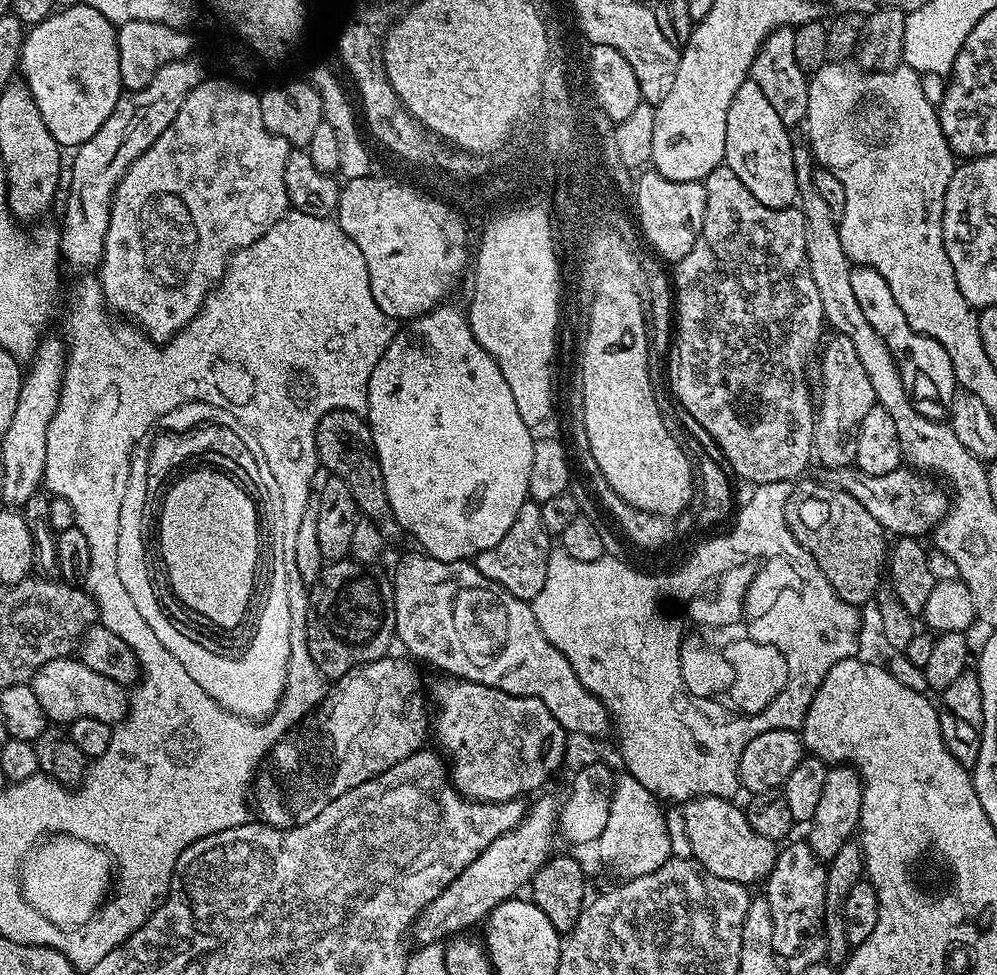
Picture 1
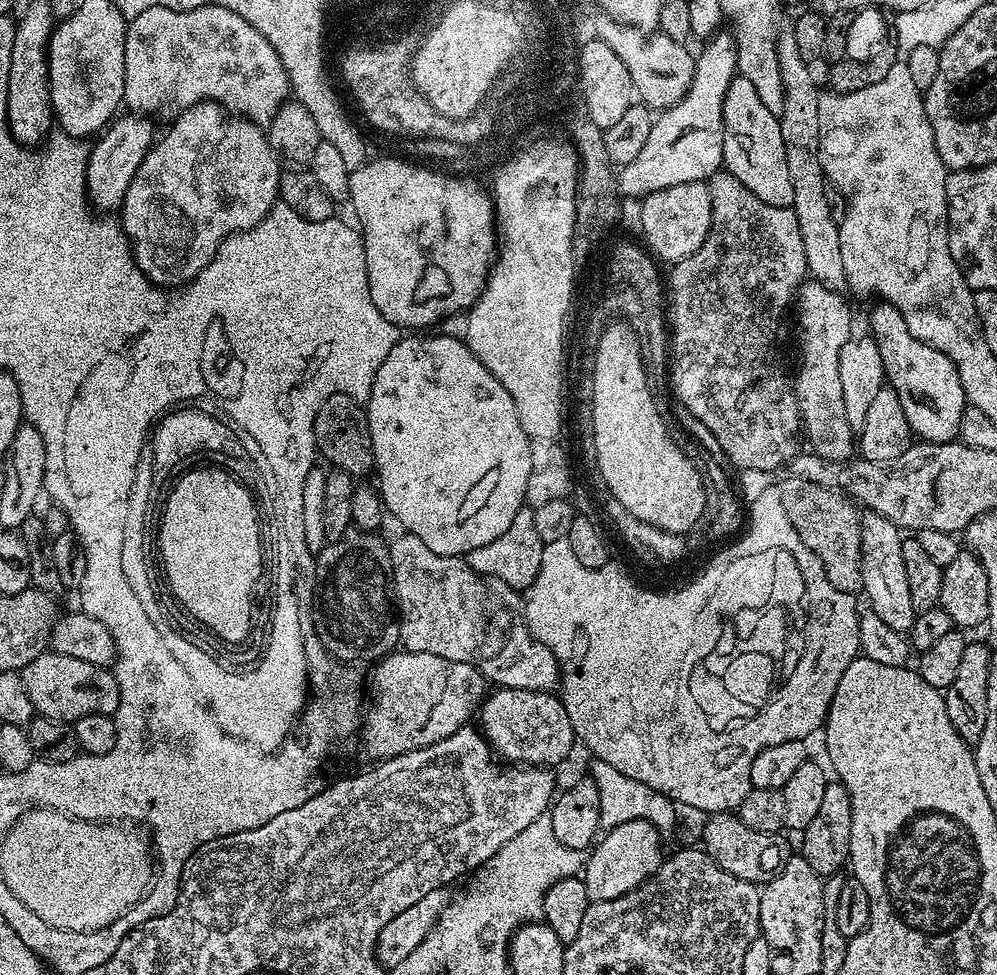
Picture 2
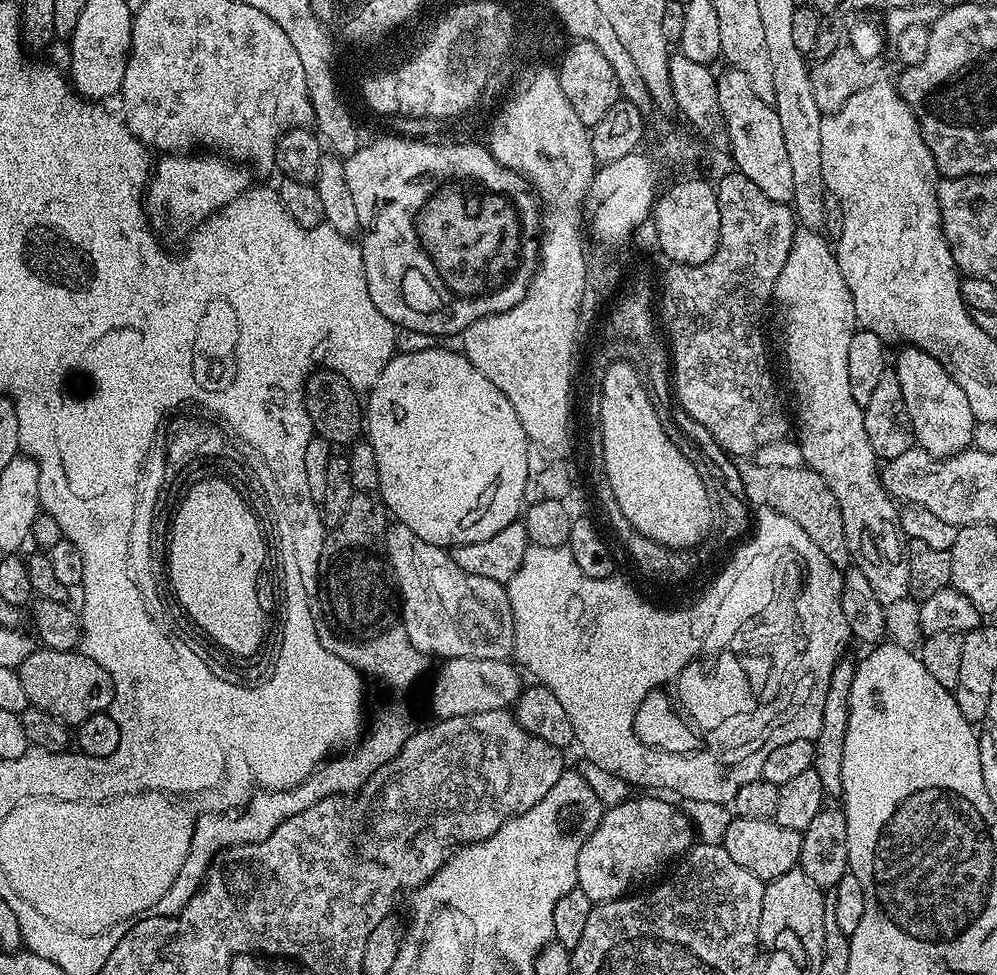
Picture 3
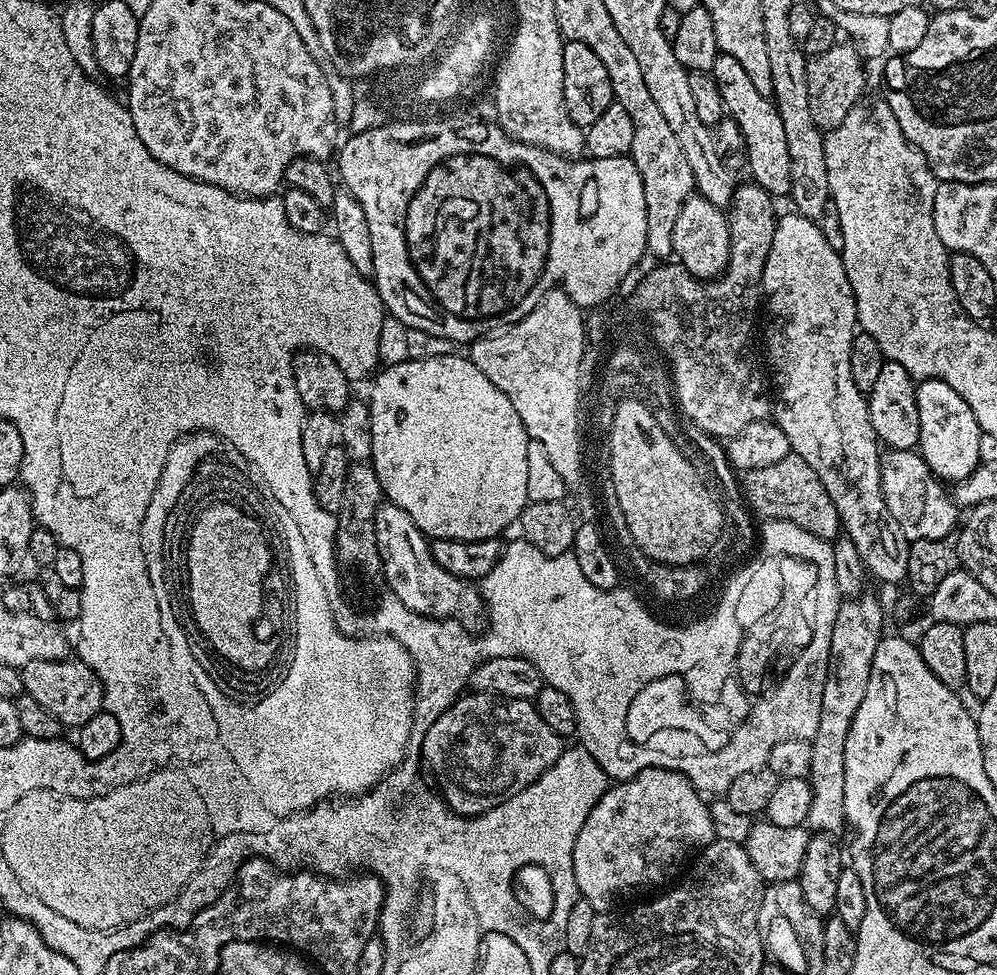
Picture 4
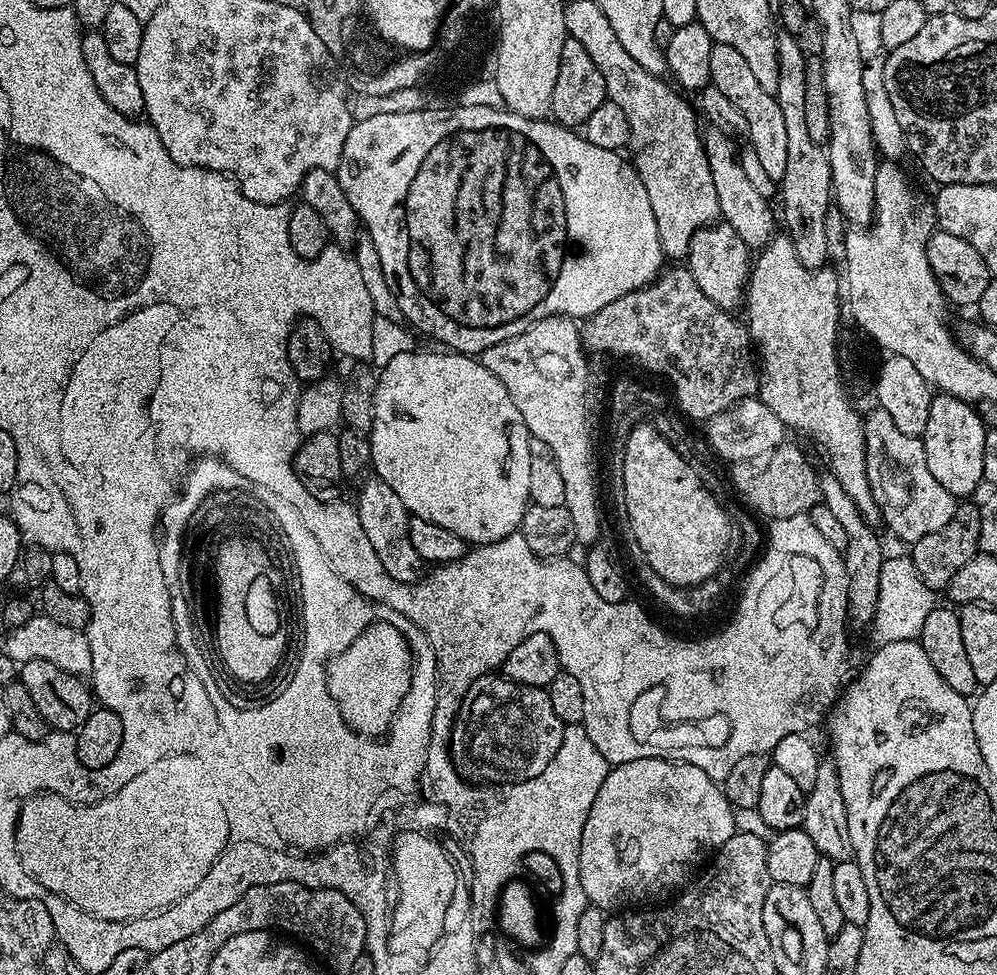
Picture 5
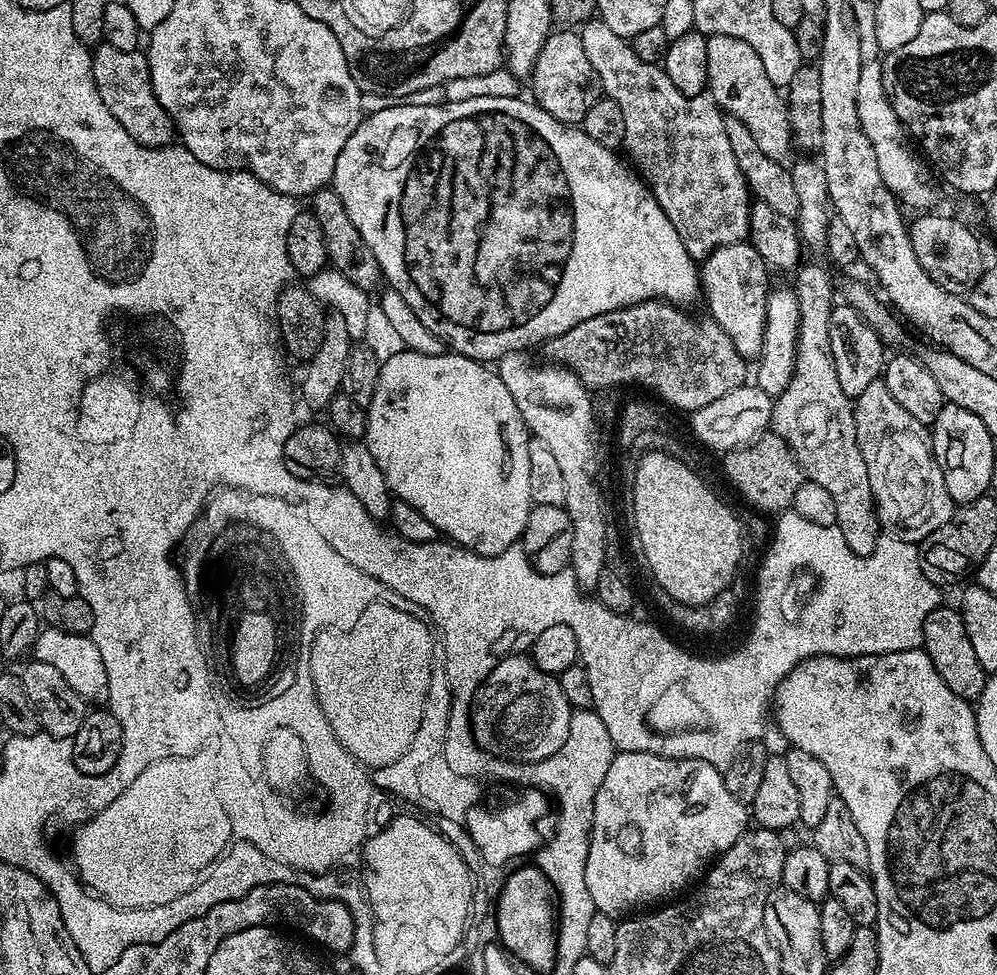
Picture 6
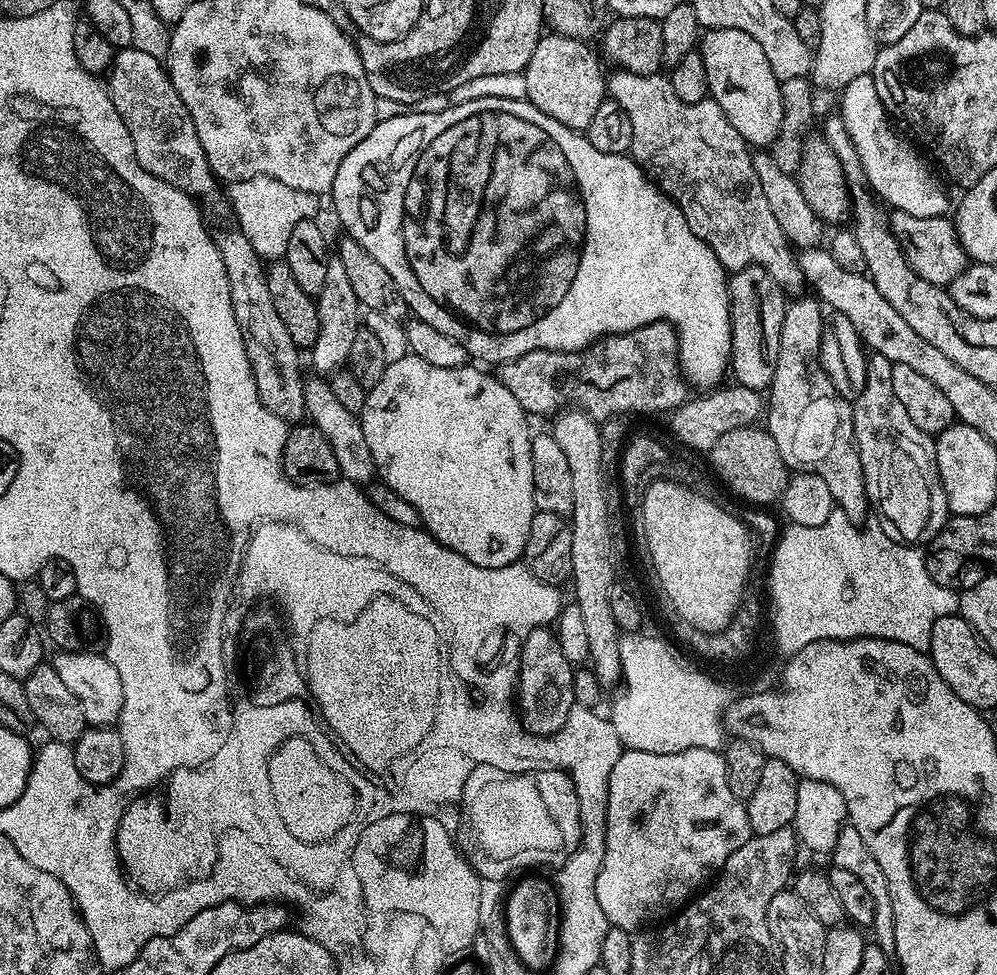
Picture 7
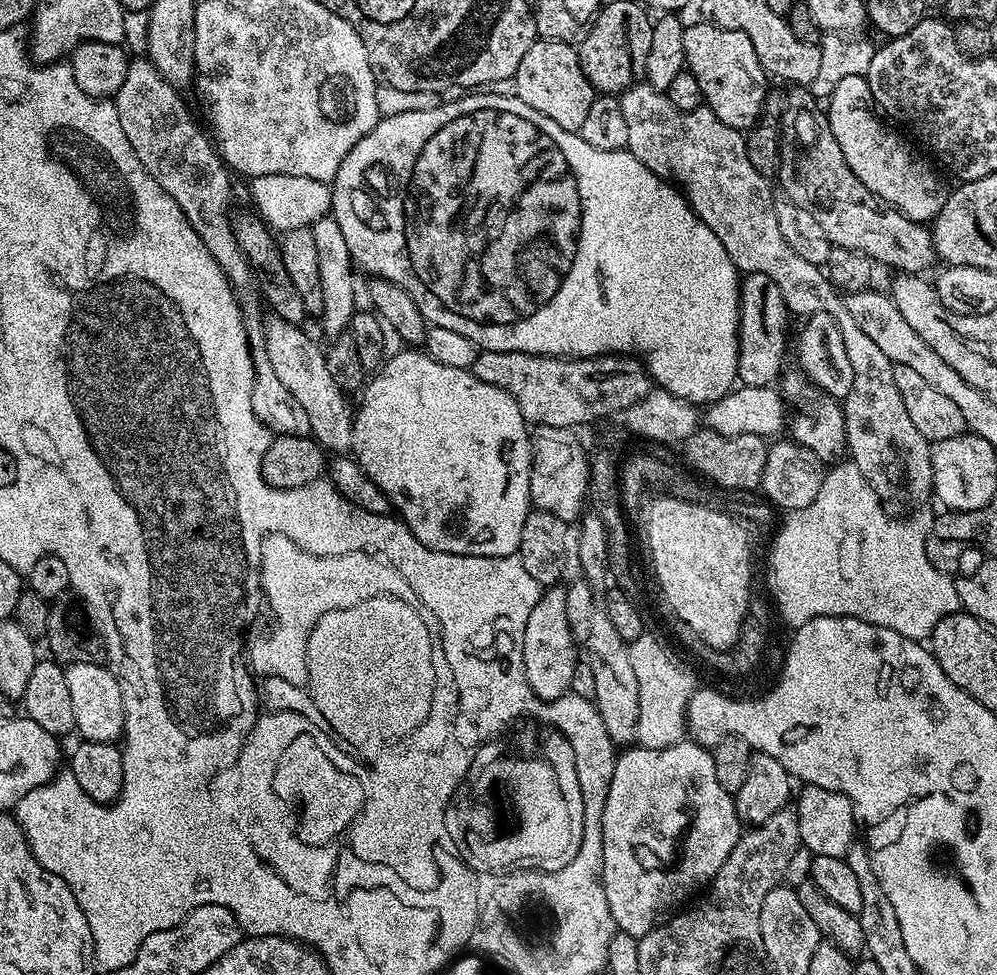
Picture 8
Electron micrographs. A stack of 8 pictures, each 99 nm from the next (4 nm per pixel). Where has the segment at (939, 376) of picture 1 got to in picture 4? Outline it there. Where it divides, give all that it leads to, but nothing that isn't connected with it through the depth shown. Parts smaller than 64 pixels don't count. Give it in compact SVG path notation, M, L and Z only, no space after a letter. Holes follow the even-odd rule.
M921 380L916 386L918 402L918 422L920 423L920 457L930 466L930 470L941 481L959 482L976 468L981 467L978 458L978 438L981 431L978 418L966 402L962 402L958 390L946 386L941 380Z

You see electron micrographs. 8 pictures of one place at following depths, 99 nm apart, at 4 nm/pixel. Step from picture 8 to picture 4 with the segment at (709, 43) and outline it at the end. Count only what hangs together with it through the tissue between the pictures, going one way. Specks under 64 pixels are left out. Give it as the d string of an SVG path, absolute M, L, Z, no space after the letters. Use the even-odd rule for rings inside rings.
M723 54L716 57L711 73L722 94L724 111L740 127L740 136L744 139L744 152L748 155L748 168L752 171L751 179L758 187L767 190L773 198L787 197L790 186L790 150L786 147L786 130L778 114L775 103L769 97L758 94L754 82L746 75L746 69Z

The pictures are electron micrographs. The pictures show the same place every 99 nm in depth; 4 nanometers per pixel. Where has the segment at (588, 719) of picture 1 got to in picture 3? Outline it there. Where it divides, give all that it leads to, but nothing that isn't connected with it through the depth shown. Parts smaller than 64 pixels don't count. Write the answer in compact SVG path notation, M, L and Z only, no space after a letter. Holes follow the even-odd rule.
M389 523L386 530L384 553L392 569L392 579L398 593L398 604L402 609L402 630L408 641L429 658L490 658L508 660L514 652L514 616L510 610L508 590L505 585L490 578L478 578L478 574L466 574L458 562L454 562L451 551L439 548L430 542L422 542L410 526Z

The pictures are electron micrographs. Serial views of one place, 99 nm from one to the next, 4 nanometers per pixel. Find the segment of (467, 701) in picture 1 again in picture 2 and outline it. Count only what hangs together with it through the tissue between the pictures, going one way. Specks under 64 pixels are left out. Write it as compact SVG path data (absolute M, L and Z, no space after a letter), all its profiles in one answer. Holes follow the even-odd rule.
M497 687L480 705L478 727L493 749L516 766L555 766L577 743L563 699L552 692Z

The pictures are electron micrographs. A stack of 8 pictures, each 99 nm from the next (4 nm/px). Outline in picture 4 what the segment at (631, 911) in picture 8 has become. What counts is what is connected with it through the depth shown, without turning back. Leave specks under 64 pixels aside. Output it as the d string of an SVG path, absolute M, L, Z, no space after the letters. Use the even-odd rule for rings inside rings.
M647 768L634 778L613 783L598 798L594 810L590 810L590 818L582 822L582 830L578 830L578 842L574 842L574 878L580 896L594 906L597 914L609 911L623 896L640 896L659 884L667 885L672 871L684 859L695 857L697 853L711 844L712 812L703 795L688 781L682 772L669 768Z

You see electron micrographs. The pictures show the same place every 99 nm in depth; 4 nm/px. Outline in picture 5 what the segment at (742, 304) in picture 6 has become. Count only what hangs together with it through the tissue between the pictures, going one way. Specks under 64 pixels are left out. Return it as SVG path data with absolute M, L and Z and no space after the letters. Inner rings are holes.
M717 222L699 228L690 238L686 267L694 282L698 282L698 290L702 290L702 294L718 307L732 310L739 300L741 303L745 299L750 275L750 249L742 238L738 238L734 226Z

